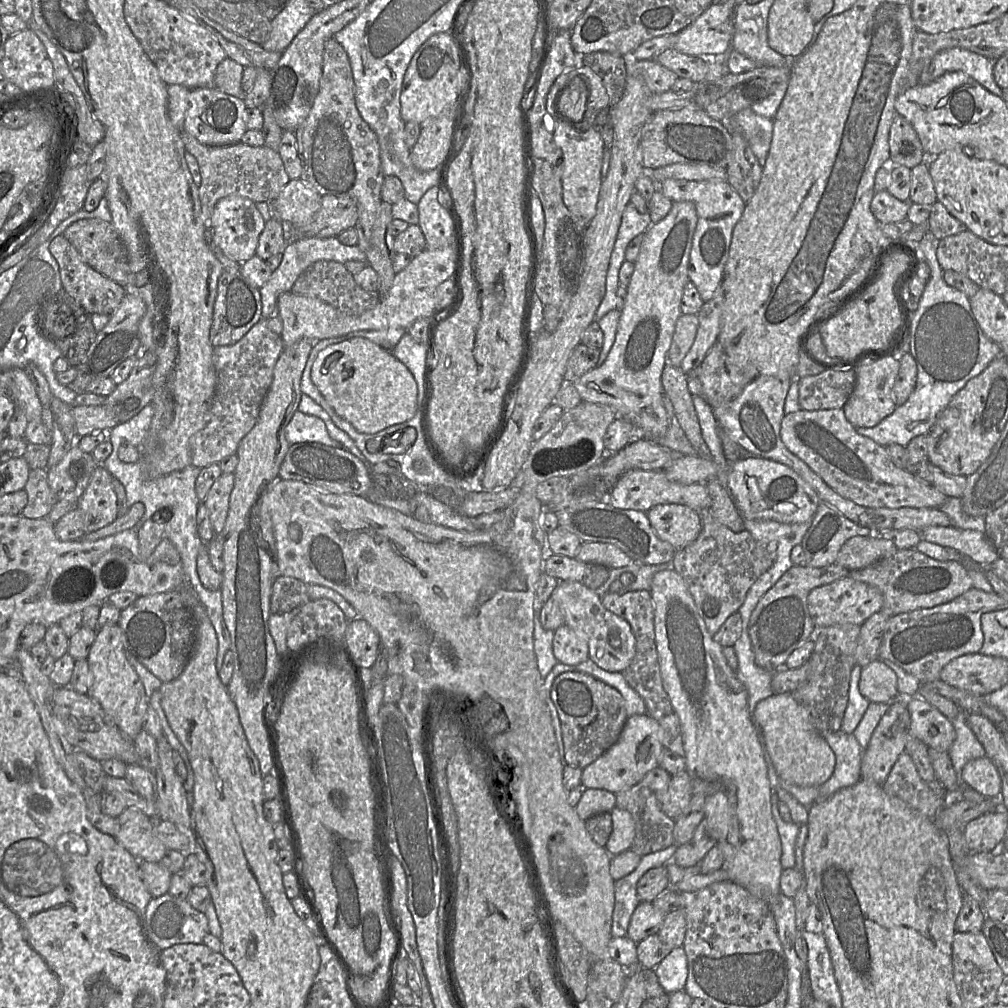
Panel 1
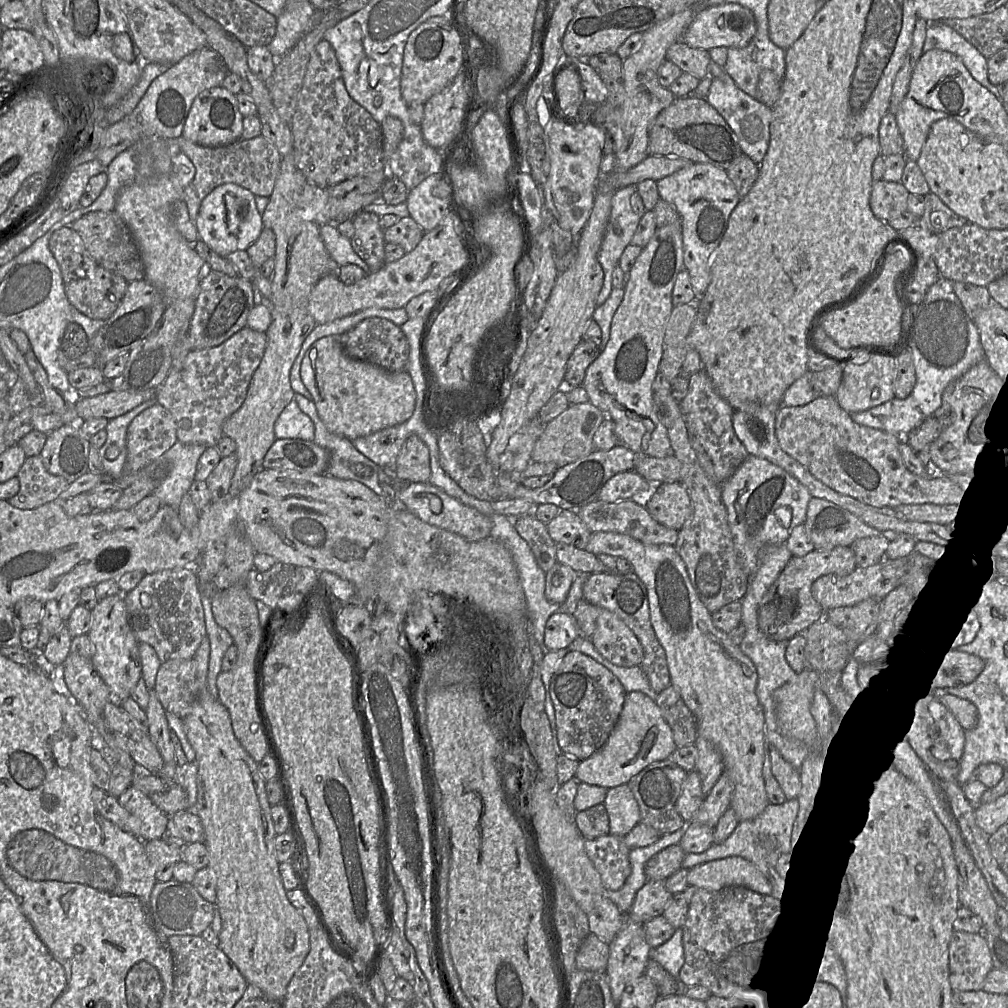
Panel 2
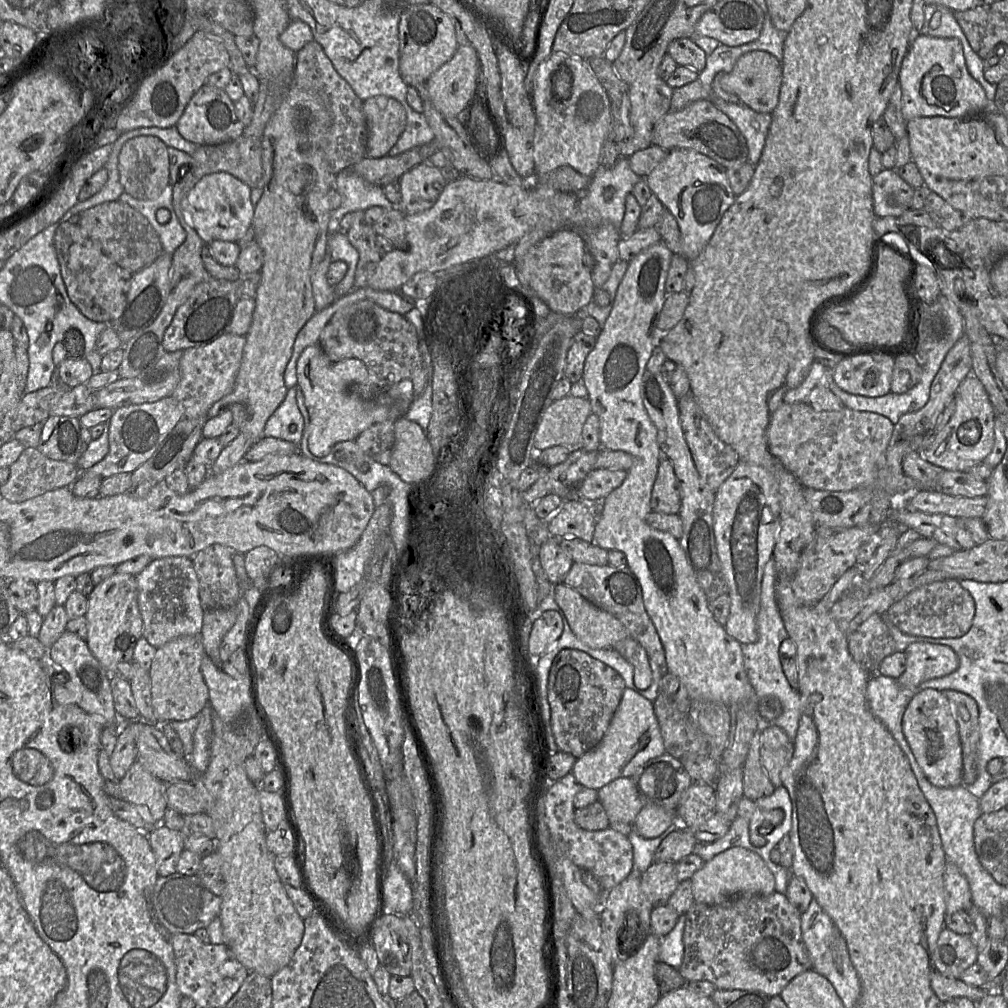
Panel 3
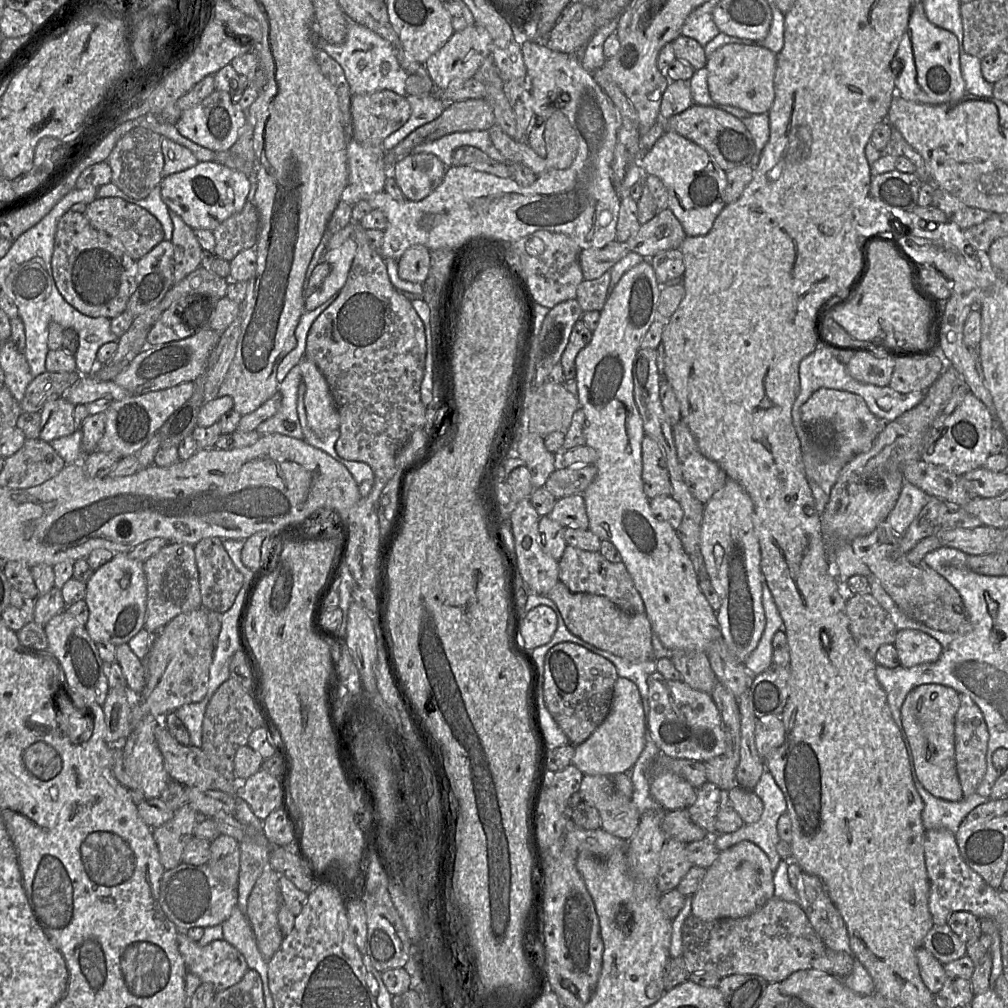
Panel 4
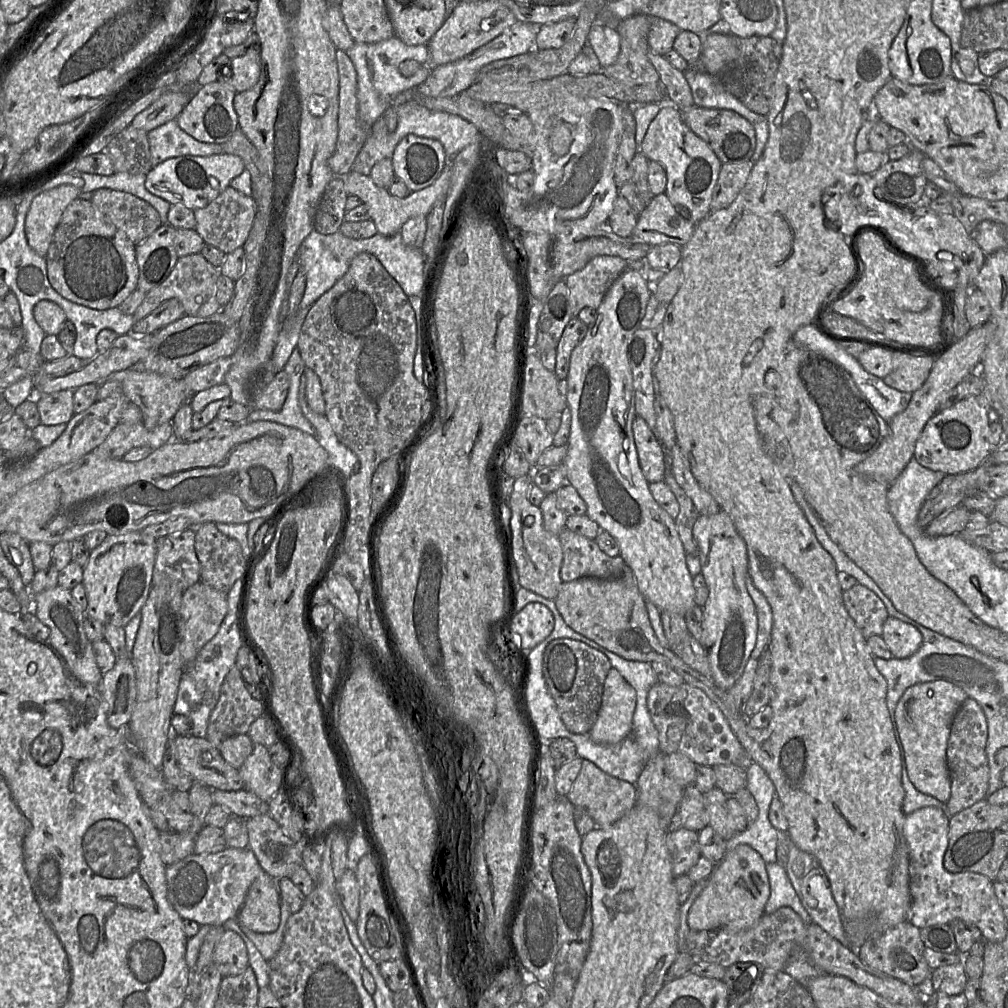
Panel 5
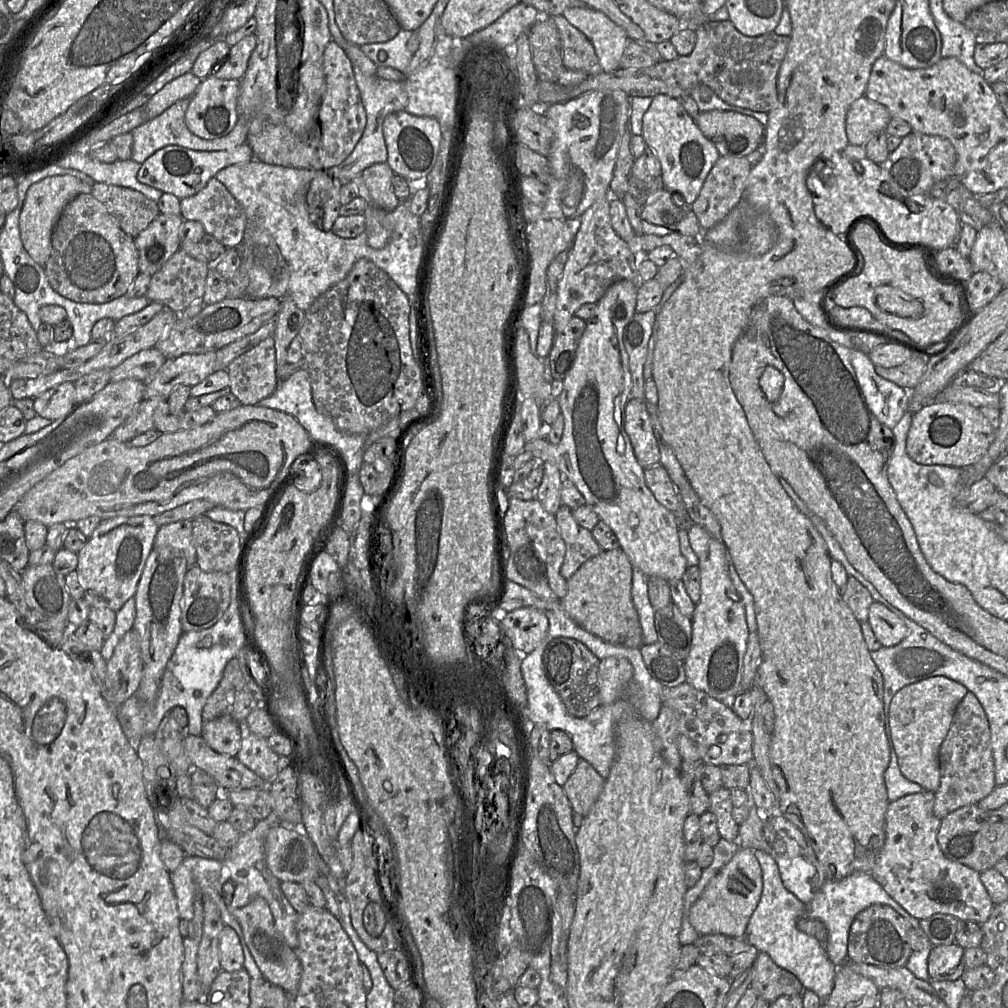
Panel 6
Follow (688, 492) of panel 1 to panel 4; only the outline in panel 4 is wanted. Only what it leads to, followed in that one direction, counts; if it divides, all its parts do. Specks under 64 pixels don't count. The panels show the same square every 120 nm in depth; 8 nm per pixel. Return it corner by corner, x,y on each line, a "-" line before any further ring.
576,463
566,468
555,469
546,481
545,488
556,499
583,494
597,475
595,465

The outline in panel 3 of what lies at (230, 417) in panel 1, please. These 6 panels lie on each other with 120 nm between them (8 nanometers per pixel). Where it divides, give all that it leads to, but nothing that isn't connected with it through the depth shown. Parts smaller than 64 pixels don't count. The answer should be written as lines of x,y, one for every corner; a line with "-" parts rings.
228,333
204,346
182,351
180,381
172,396
183,406
185,417
208,419
207,414
212,405
234,390
245,343
246,336

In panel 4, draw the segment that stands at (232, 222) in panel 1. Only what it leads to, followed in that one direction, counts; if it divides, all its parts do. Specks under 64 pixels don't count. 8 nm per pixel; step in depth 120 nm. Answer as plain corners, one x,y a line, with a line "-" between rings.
215,161
198,162
191,168
163,177
161,197
169,210
177,213
193,230
213,231
223,221
242,210
248,201
251,183
244,173

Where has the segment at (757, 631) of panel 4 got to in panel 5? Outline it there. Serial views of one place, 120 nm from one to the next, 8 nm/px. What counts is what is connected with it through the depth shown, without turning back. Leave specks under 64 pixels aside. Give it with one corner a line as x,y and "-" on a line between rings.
722,510
714,515
700,515
693,526
693,538
698,548
701,573
709,589
708,599
701,608
702,627
705,630
704,648
707,650
711,679
719,688
728,691
744,672
757,641
757,613
746,587
749,577
747,546
730,516

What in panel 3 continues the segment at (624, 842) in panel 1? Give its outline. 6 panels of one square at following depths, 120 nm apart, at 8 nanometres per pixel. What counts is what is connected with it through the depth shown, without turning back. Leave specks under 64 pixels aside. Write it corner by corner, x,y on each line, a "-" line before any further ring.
631,777
617,778
598,790
598,801
606,810
610,822
633,824
643,808

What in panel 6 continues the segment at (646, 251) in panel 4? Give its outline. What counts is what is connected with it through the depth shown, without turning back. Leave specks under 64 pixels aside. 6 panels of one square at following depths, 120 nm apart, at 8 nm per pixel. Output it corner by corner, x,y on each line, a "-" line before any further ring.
665,188
647,199
642,211
642,226
646,235
679,233
702,239
702,229
691,206
686,203
683,207
677,206
672,193

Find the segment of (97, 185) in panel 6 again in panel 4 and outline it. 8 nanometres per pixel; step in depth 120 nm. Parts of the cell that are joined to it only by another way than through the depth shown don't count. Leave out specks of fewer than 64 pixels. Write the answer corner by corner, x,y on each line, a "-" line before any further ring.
97,197
87,204
84,214
91,226
117,239
123,250
136,261
165,239
163,227
154,215
119,197

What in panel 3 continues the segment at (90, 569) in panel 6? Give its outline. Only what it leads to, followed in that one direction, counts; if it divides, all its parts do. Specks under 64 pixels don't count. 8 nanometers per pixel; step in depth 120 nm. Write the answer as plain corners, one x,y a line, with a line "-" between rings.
115,572
95,585
88,596
87,644
92,654
109,674
116,674
120,662
133,661
134,648
143,636
143,621
138,605
136,576

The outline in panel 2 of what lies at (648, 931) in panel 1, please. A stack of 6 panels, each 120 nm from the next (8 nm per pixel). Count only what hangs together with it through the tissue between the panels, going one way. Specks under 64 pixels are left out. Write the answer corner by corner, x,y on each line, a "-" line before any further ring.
646,881
636,893
630,909
630,918
639,923
663,915
673,895
666,889
665,881

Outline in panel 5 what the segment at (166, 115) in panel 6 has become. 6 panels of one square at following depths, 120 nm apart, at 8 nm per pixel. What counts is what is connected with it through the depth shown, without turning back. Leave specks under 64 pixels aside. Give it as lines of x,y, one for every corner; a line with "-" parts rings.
176,119
147,132
147,135
153,167
178,156
211,156
224,153
222,144
196,140
179,127

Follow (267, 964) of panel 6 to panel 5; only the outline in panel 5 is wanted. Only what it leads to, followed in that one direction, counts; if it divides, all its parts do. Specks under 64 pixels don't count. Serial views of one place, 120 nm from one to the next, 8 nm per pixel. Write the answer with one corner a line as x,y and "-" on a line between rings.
263,873
250,886
237,919
256,933
271,933
280,924
280,893
277,881

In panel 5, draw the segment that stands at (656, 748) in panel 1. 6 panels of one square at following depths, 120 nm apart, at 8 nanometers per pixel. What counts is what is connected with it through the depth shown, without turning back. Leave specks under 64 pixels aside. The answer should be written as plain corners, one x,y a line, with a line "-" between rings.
612,667
605,679
602,703
589,734
600,744
617,744
632,735
636,690

